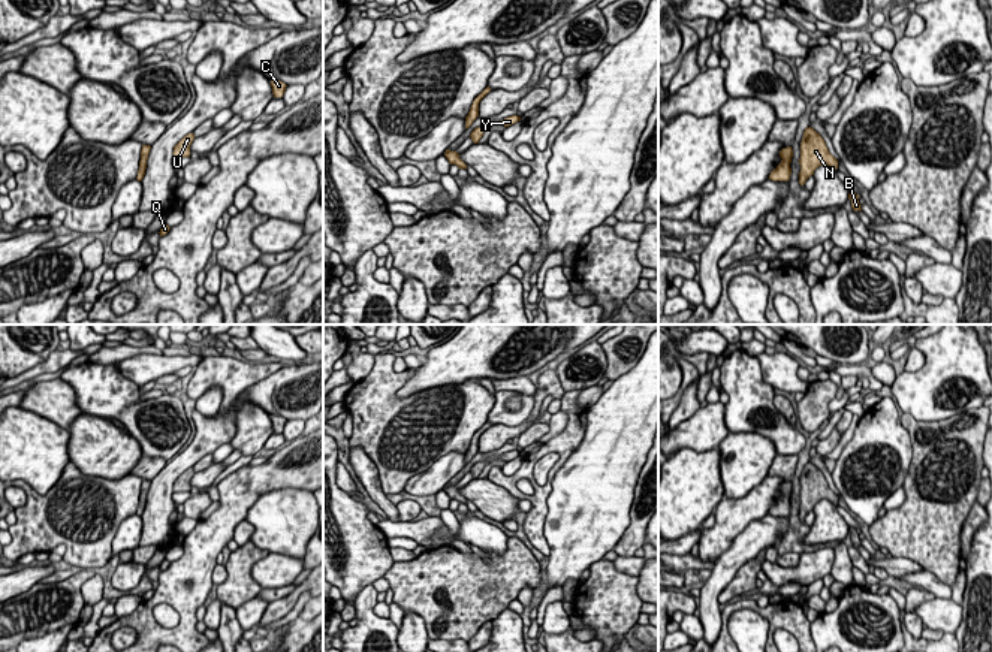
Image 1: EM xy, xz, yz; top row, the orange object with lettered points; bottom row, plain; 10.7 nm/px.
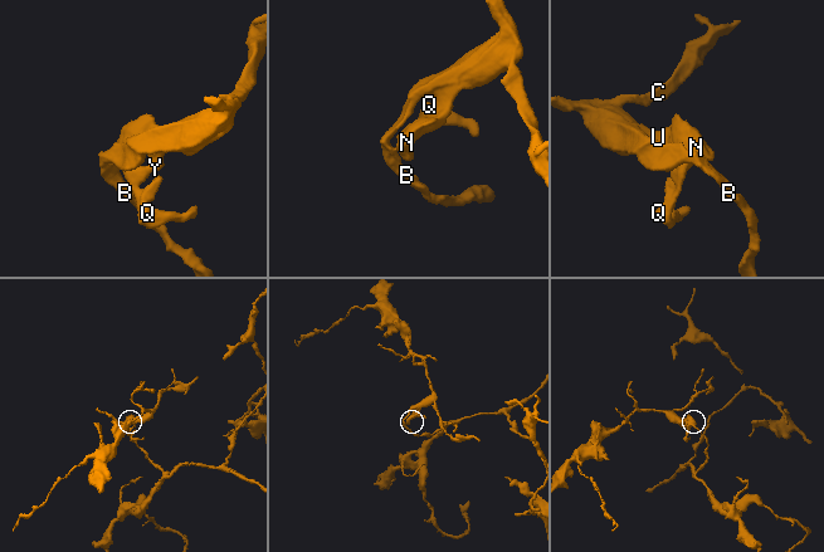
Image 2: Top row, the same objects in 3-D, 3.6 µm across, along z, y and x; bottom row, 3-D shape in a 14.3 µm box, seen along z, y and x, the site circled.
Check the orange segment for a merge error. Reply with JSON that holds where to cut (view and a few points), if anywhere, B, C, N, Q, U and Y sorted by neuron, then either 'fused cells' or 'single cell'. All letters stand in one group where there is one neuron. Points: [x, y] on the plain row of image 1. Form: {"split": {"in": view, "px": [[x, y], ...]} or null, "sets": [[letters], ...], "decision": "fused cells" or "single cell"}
{"split": null, "sets": [["B", "C", "N", "Q", "U", "Y"]], "decision": "single cell"}

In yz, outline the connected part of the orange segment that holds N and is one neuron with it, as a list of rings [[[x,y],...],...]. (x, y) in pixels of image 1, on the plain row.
[[[806,462],[800,477],[800,507],[799,519],[803,520],[805,516],[814,510],[814,505],[827,499],[832,504],[838,504],[838,495],[829,488],[824,474],[812,462]]]

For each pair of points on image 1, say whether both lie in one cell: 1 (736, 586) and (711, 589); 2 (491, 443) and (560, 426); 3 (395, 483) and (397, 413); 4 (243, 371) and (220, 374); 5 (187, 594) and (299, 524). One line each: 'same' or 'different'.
1: different
2: different
3: same
4: same
5: different

